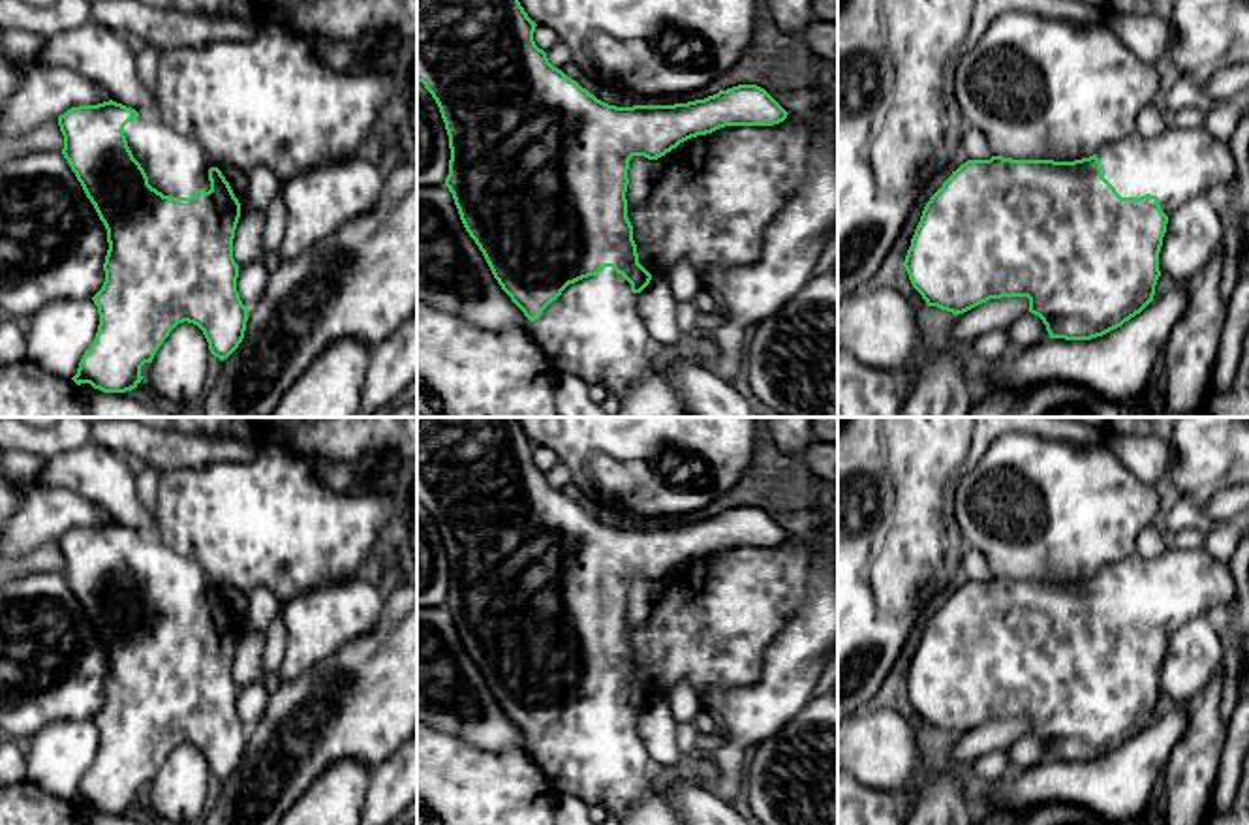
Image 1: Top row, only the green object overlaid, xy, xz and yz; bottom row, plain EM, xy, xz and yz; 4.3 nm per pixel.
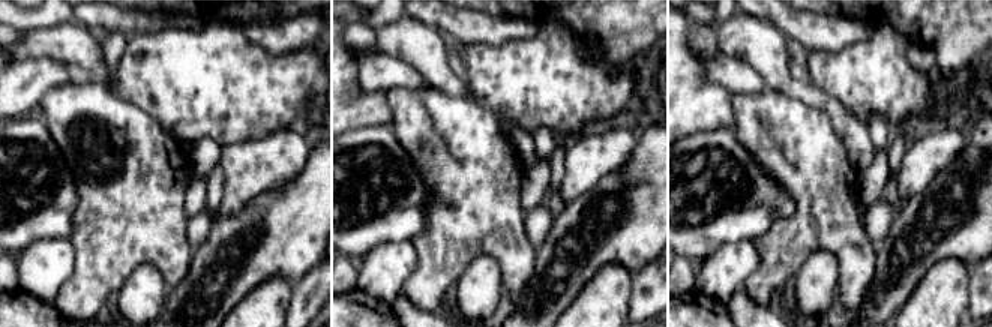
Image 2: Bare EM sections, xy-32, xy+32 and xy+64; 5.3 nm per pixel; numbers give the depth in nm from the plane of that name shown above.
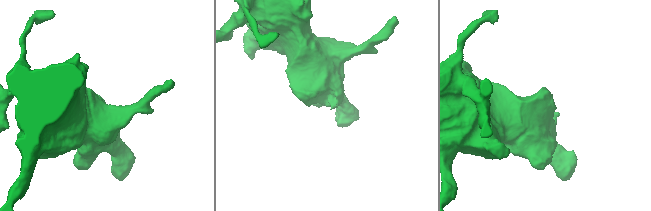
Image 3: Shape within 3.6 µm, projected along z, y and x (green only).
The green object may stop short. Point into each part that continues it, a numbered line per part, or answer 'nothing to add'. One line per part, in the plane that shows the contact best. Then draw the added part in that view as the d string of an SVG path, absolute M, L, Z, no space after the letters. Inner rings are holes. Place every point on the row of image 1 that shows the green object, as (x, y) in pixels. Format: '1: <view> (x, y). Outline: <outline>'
1: xy (177, 166). Outline: M139 113L124 126L124 135L148 184L163 195L192 197L210 190L208 169L214 165L205 150L158 117Z

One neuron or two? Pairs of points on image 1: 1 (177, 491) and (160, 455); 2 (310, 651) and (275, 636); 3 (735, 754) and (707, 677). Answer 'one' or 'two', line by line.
1: two
2: two
3: two

